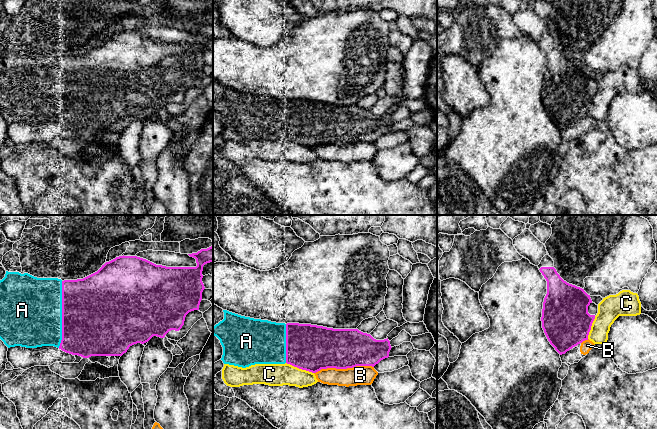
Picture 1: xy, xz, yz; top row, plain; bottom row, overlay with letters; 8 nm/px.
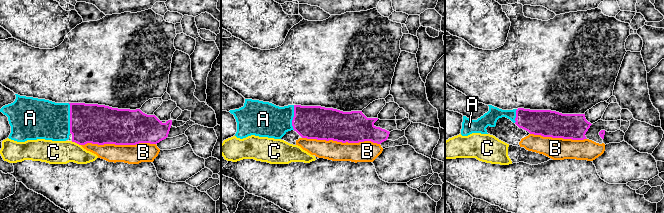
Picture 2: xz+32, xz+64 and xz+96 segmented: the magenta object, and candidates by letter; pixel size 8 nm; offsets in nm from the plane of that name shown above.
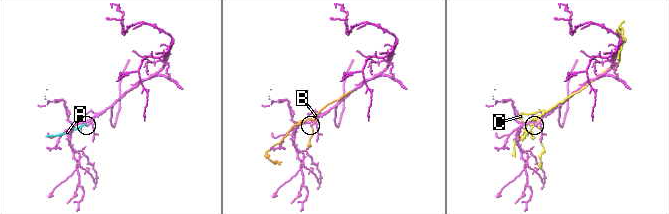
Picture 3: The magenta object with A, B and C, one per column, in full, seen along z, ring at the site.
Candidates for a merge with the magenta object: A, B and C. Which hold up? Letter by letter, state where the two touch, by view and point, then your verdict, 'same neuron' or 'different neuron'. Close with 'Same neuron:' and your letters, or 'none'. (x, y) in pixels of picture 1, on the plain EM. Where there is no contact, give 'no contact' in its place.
A: xy (62, 90) | same neuron
B: xz (343, 144) | different neuron
C: xz (300, 144) | different neuron
Same neuron: A

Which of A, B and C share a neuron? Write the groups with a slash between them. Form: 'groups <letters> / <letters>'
groups A / B / C

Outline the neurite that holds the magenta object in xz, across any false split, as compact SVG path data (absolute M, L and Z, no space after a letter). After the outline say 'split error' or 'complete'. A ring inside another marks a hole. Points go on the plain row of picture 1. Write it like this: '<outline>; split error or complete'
M223 86L224 95L213 103L223 123L224 140L242 144L255 140L290 140L316 149L321 145L347 145L356 142L374 143L389 133L390 117L376 116L358 105L333 105L299 99L276 99L254 95Z; split error

